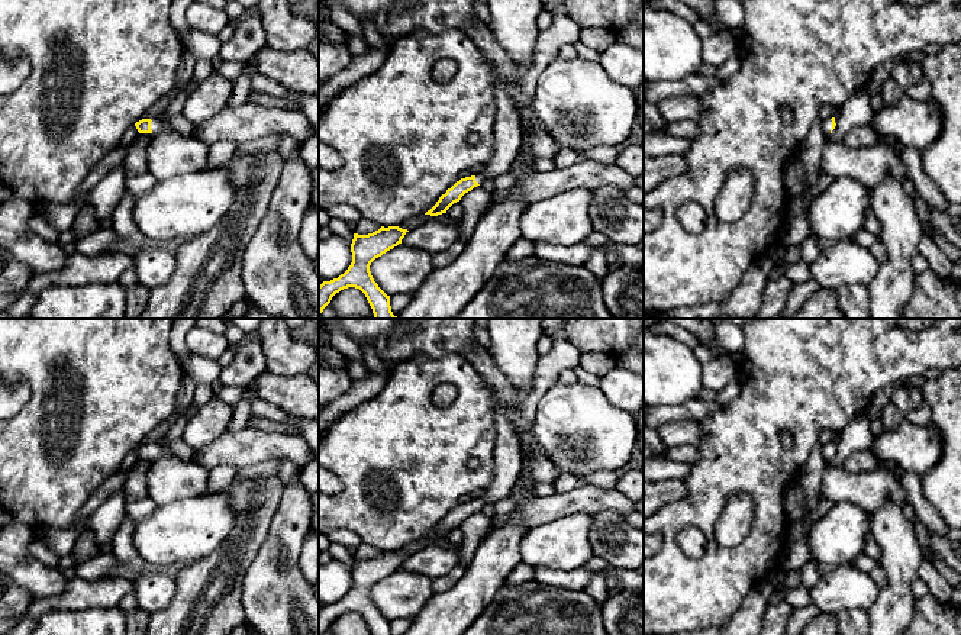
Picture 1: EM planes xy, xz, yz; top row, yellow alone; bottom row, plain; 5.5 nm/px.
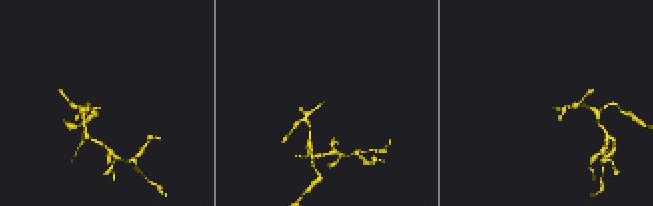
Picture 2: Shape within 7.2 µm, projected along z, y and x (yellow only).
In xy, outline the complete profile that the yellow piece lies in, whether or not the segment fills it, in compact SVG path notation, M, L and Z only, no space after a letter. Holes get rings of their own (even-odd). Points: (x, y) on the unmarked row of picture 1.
M142 444L136 447L135 451L139 458L157 458L161 454L161 447L159 444Z

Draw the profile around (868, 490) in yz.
M828 458L819 489L822 500L832 503L849 502L858 507L874 513L887 502L903 507L907 496L894 473L878 464L868 473L849 473L844 467L836 467Z

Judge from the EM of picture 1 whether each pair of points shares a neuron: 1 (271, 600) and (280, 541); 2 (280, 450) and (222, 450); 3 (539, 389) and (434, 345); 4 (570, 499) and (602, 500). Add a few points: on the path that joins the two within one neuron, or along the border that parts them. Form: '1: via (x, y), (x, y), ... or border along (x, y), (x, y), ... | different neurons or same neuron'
1: via (274, 586), (279, 555) | same neuron
2: via (265, 450), (236, 450) | same neuron
3: via (513, 396), (460, 345) | same neuron
4: via (577, 499), (595, 499) | same neuron

